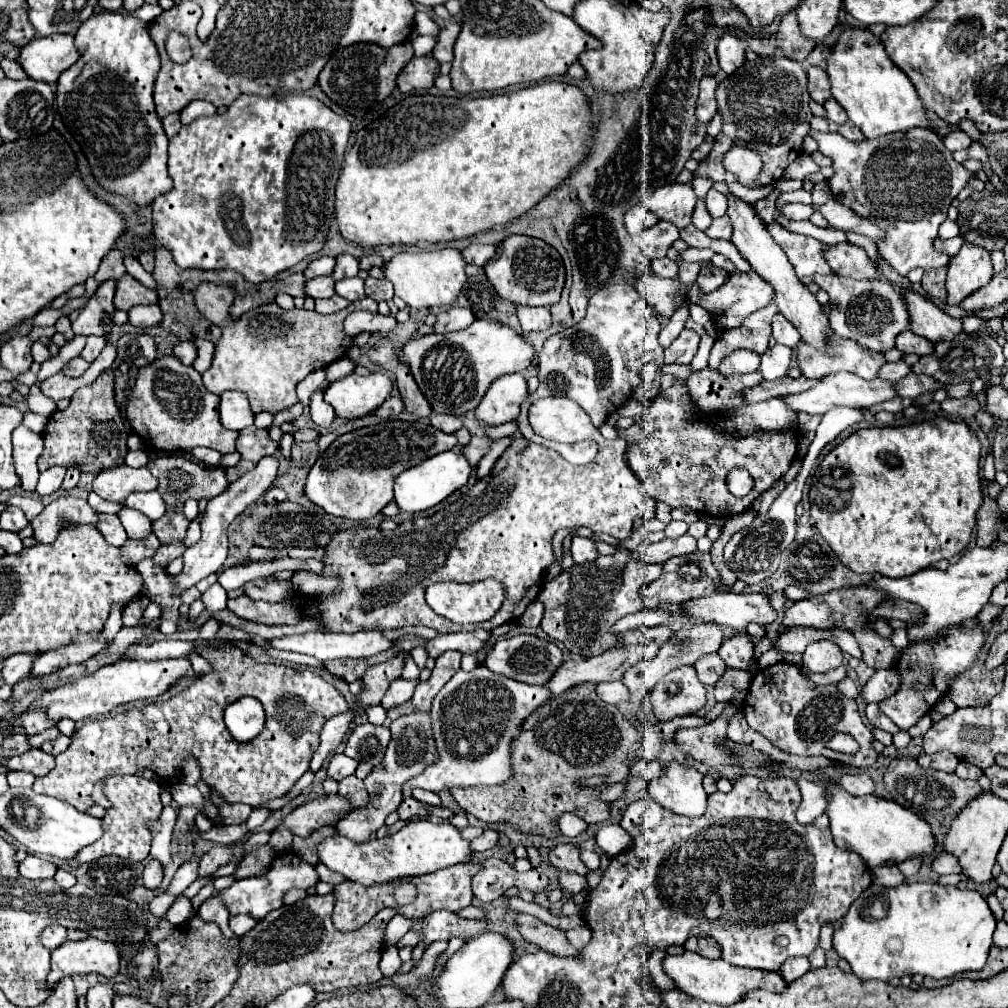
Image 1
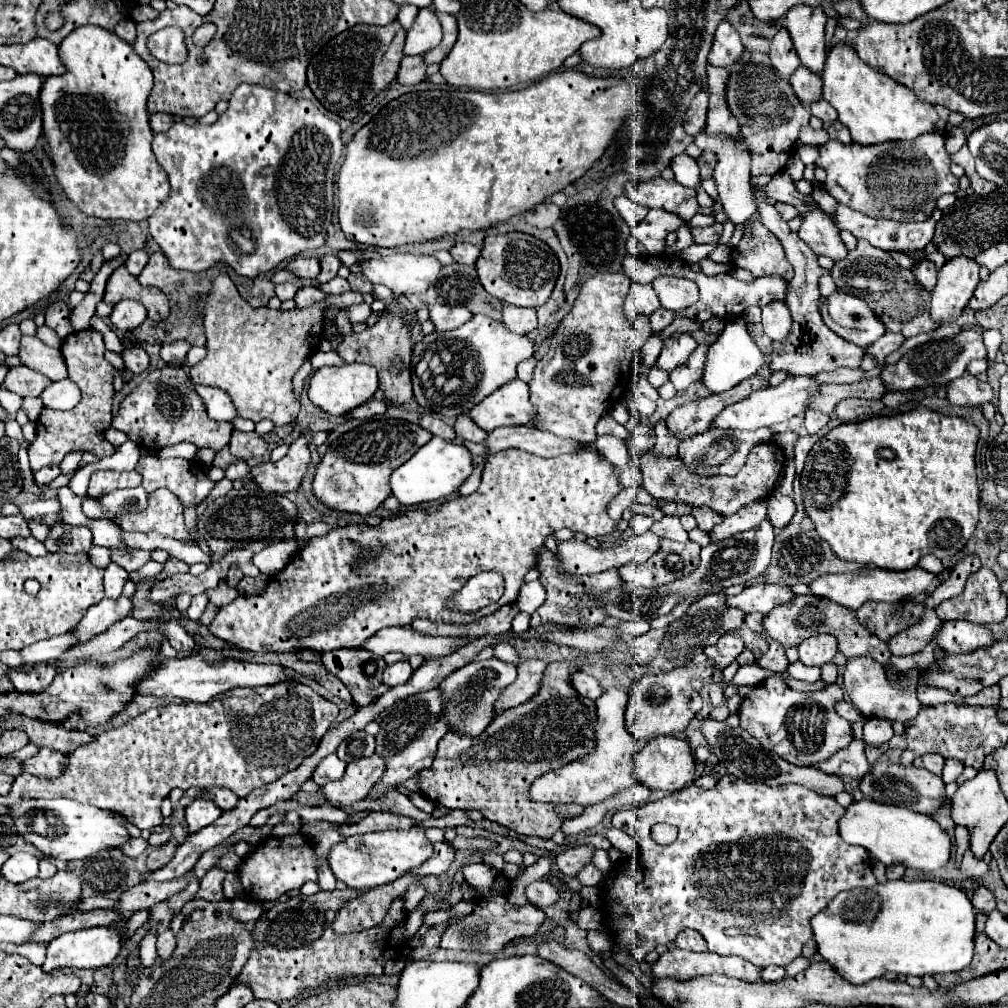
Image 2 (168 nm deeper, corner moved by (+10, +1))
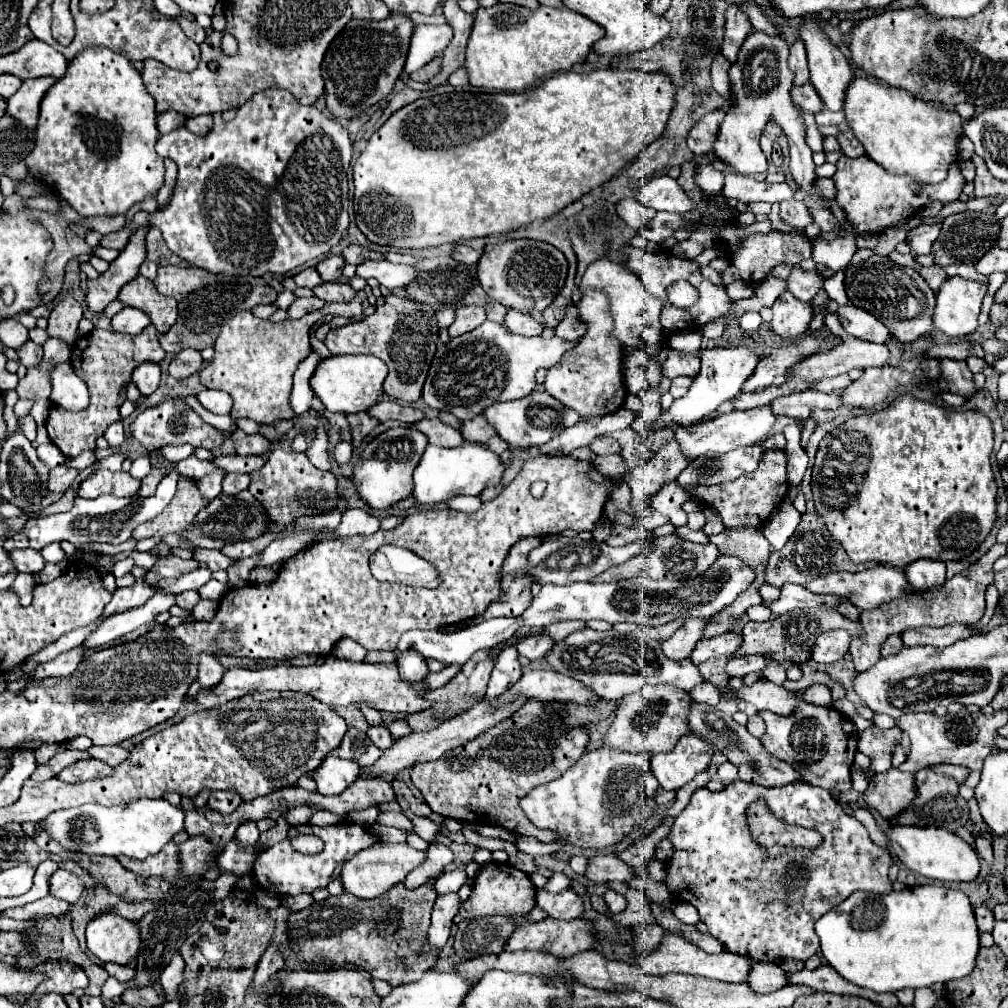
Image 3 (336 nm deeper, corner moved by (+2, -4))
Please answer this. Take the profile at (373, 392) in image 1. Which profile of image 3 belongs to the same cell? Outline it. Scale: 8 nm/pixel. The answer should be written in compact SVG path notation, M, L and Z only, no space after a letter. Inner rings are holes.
M332 355L332 357L320 359L310 379L310 385L328 411L348 415L348 413L366 411L368 407L382 401L384 397L382 383L386 375L388 375L386 363L374 355Z

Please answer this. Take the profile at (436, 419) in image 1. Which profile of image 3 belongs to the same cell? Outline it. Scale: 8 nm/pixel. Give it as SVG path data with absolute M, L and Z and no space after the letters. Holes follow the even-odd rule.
M424 419L416 427L428 437L430 445L438 445L438 447L460 447L460 445L464 445L460 431L442 423L440 419Z

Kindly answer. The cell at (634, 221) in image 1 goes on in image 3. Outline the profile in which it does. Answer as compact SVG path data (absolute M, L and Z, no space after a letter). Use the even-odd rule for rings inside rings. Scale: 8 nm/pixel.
M636 197L622 199L616 205L616 213L620 215L620 219L624 219L624 223L628 223L636 231L640 227L644 227L644 223L648 223L656 215L656 211L652 211L652 207L644 207Z

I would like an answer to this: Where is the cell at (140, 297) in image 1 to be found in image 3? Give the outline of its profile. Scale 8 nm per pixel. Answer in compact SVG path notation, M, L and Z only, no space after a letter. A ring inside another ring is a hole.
M142 275L126 283L120 289L118 299L128 307L144 311L150 317L152 325L158 329L158 333L166 333L178 317L178 303L172 297L160 295L154 283Z

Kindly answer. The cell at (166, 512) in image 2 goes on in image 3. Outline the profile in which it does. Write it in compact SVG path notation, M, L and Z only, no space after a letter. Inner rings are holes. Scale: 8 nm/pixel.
M180 475L176 495L168 503L168 507L156 519L136 527L132 538L139 541L152 537L156 533L182 533L184 529L188 529L196 513L206 505L208 505L208 499L202 497L202 493L196 487L196 481Z

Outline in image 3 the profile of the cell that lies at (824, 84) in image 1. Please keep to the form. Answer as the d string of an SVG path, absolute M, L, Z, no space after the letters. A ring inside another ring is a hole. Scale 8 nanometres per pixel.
M806 83L806 85L800 85L800 87L794 87L792 91L790 91L790 95L792 95L792 101L798 105L798 107L802 107L804 111L808 111L808 113L812 113L812 115L816 115L818 111L822 111L822 99L818 97L818 93L814 91L814 87L810 85L810 83Z

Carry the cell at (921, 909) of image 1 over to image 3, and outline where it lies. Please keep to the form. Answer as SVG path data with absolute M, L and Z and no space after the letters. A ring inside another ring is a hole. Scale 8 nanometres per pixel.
M918 885L888 895L856 891L816 921L816 933L820 937L824 959L838 971L838 975L876 993L896 993L904 987L932 987L934 983L966 977L972 973L980 949L968 895L944 885Z

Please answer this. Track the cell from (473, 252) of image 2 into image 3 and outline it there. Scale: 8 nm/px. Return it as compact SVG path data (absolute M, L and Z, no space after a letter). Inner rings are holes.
M456 245L452 257L454 257L458 263L464 263L464 265L476 265L478 259L480 259L480 253L474 251L474 249L468 247L468 245Z

